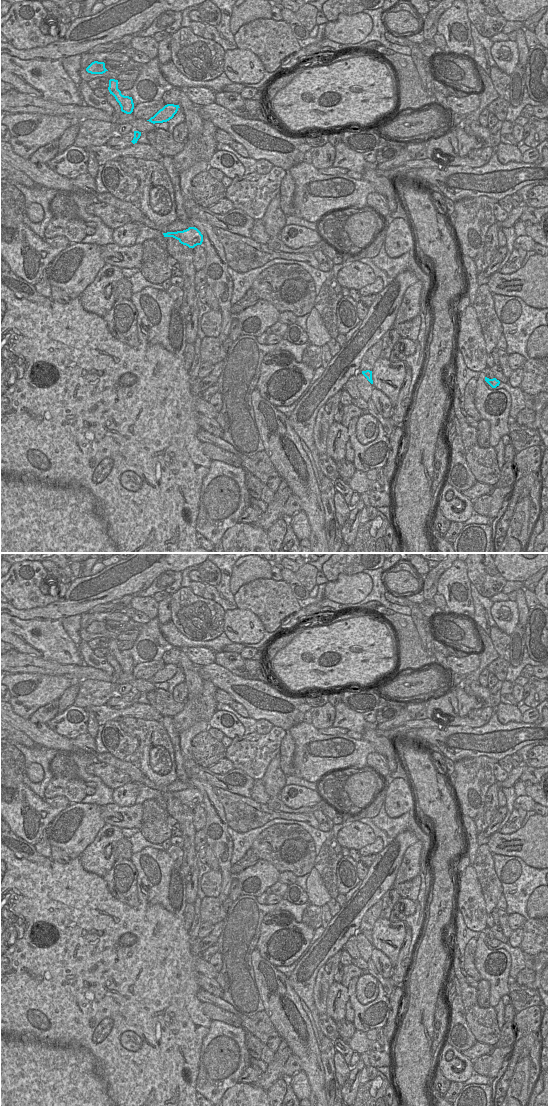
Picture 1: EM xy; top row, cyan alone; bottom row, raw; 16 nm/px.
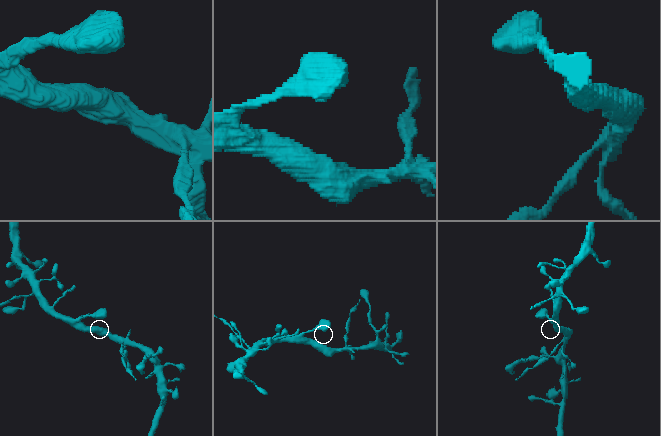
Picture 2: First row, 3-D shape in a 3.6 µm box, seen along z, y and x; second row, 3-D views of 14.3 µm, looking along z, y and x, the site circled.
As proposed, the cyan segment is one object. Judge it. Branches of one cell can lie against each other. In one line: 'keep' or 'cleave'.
keep

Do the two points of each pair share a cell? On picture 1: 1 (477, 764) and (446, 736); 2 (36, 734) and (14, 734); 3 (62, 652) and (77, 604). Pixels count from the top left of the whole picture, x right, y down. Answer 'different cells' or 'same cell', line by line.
1: different cells
2: different cells
3: different cells

